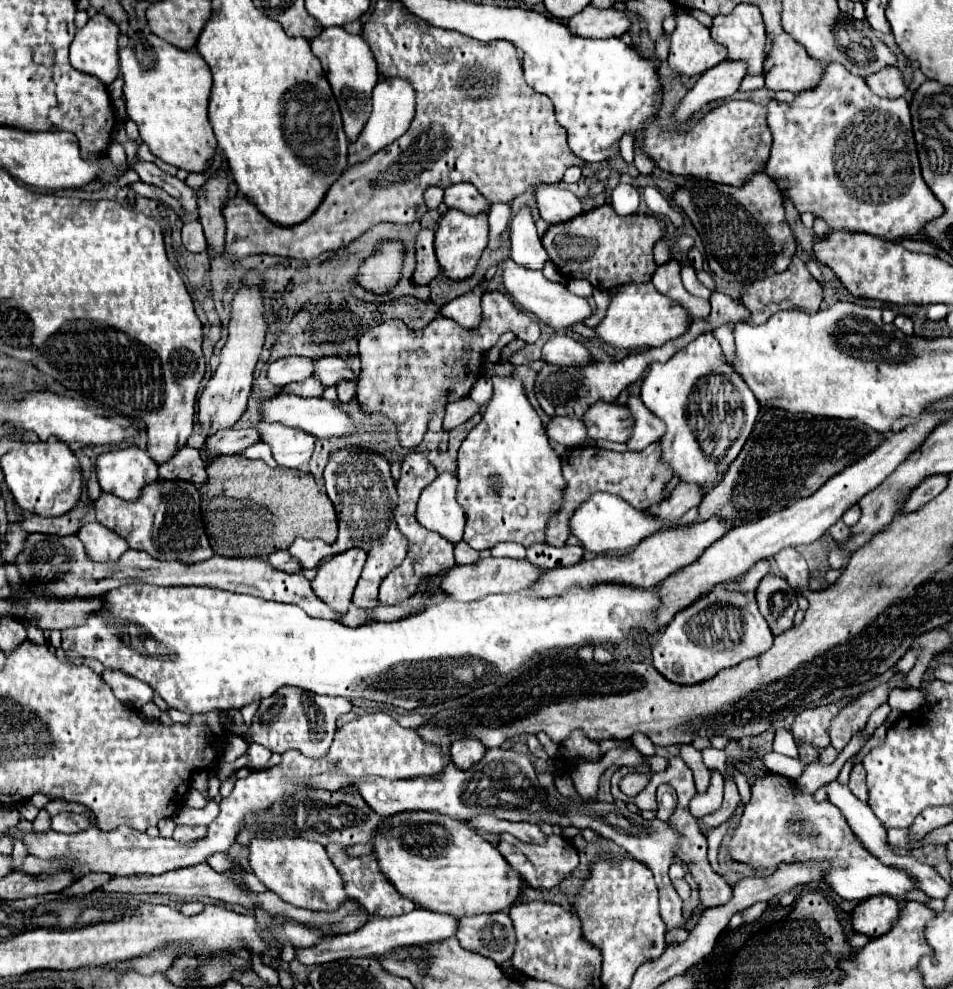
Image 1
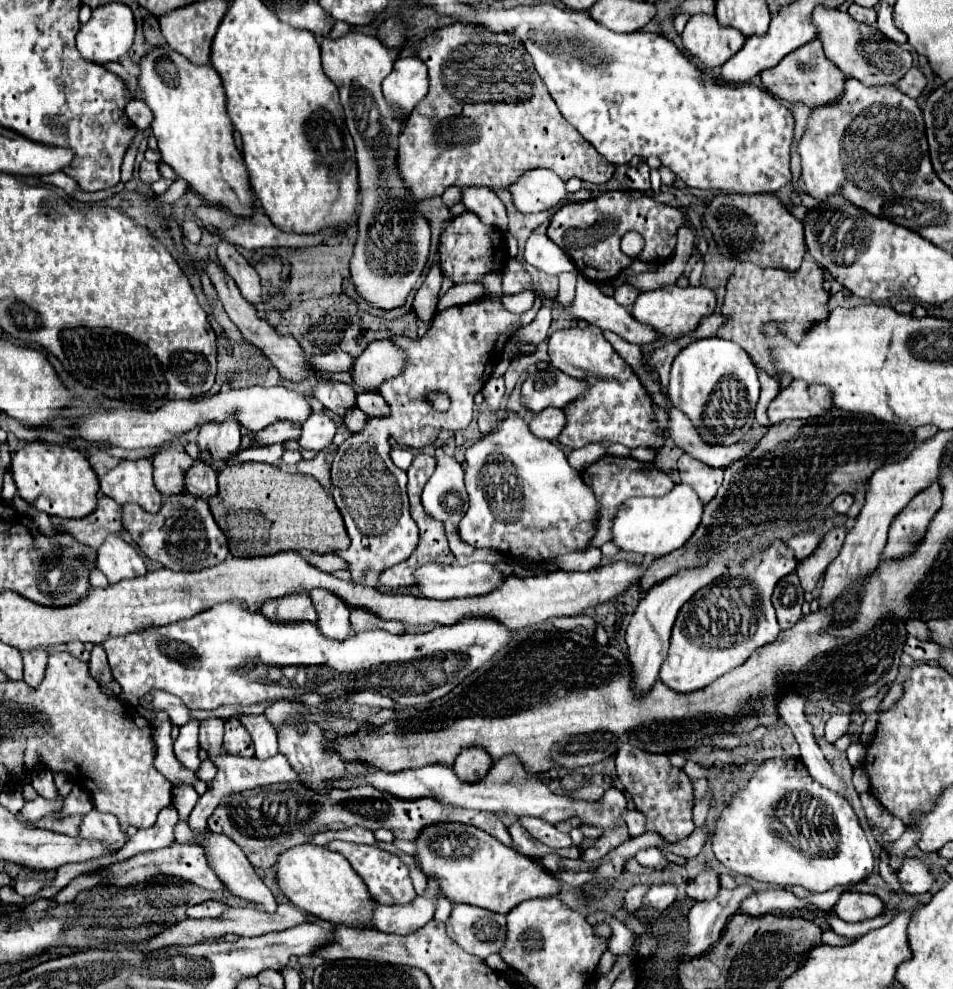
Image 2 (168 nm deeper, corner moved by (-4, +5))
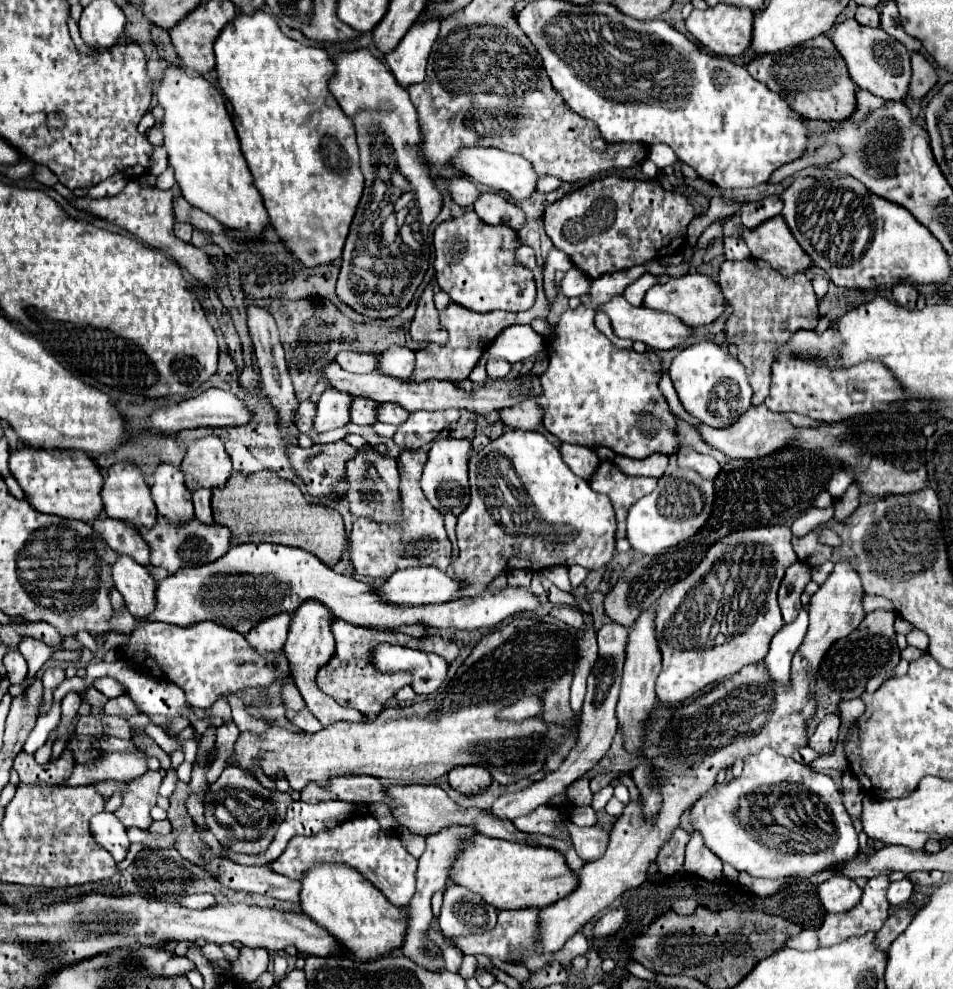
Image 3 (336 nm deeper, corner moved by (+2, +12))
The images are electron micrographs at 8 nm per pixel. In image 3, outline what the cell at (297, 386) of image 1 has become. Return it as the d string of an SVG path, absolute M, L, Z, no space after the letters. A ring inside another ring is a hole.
M354 398L354 406L350 410L352 422L354 424L362 424L362 426L372 426L378 422L376 418L376 410L378 410L380 402L374 400L366 400L366 398Z

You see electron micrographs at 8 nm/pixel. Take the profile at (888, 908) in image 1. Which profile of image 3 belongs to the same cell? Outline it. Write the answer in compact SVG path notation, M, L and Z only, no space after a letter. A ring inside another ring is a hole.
M834 876L818 886L818 894L828 912L844 912L858 904L862 890L854 880L846 876Z

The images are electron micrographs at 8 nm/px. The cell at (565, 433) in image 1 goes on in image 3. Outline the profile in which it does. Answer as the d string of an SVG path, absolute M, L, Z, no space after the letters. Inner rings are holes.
M524 400L510 408L502 408L498 418L516 430L536 430L542 424L542 408L536 406L534 400Z

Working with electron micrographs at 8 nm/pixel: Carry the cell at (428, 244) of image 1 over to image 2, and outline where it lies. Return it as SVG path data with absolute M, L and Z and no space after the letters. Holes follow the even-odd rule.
M438 263L430 265L430 271L422 283L422 287L418 289L416 297L414 297L414 311L420 319L430 321L432 315L436 313L436 303L438 303L438 291L442 285L442 271Z

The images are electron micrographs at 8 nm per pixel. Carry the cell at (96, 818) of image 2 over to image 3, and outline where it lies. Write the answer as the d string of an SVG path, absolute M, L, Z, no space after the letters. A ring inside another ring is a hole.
M110 812L96 814L90 820L90 828L92 828L96 842L100 846L104 846L114 856L116 862L122 862L126 858L130 840L126 836L126 828L114 814L110 814Z

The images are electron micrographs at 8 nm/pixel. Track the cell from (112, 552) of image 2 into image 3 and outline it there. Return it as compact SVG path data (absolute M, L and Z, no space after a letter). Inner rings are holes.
M118 556L118 562L112 566L112 578L116 590L124 596L126 608L138 620L146 620L156 606L156 582L144 566L132 558Z

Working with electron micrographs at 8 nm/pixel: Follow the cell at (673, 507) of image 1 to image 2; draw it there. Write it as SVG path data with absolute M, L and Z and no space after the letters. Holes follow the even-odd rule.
M686 453L678 459L678 473L680 473L680 483L692 485L702 503L712 501L718 487L722 485L722 469L708 467L702 461L688 457Z

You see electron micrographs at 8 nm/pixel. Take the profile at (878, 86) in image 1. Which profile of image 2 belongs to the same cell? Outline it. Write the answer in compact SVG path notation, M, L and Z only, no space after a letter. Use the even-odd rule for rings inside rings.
M912 67L912 69L908 69L908 73L898 81L896 87L898 87L904 95L916 99L916 97L922 93L922 89L926 87L926 79L924 79L924 75L922 75L916 67Z

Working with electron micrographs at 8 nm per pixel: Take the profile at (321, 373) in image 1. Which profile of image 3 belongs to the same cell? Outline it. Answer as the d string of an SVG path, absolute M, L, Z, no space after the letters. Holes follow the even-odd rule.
M392 346L378 358L380 358L380 370L388 376L408 380L414 372L414 352L406 346Z

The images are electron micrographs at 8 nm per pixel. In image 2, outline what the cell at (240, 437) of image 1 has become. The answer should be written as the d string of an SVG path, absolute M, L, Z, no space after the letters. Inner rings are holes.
M288 421L282 423L274 423L264 427L262 431L252 433L252 437L260 443L260 445L274 445L274 443L284 443L286 439L296 439L300 433L300 425L288 425Z

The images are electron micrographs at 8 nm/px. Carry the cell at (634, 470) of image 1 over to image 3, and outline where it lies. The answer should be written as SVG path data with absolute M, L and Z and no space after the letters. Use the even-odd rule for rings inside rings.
M602 462L598 466L596 474L590 480L590 486L592 490L602 492L612 500L612 506L616 510L616 520L618 520L616 538L626 538L626 514L630 506L642 496L650 494L656 488L656 482L658 482L656 478L626 476L612 462Z

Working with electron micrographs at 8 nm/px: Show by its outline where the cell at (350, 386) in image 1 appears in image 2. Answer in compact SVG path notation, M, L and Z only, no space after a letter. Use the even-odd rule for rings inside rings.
M358 393L356 395L356 405L366 413L366 415L382 415L388 413L388 405L384 405L384 399L380 393Z

